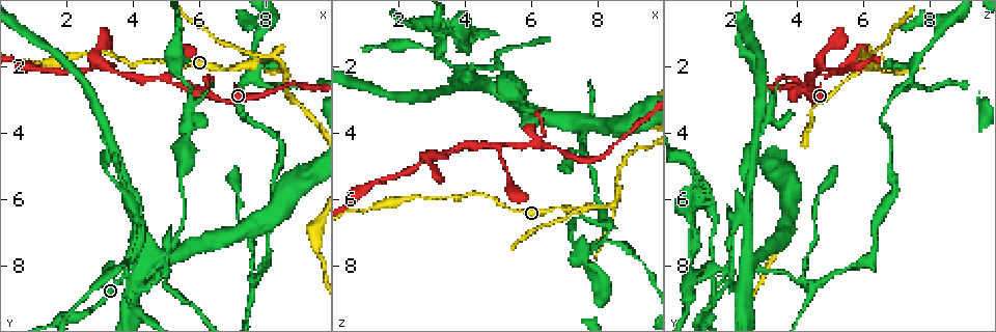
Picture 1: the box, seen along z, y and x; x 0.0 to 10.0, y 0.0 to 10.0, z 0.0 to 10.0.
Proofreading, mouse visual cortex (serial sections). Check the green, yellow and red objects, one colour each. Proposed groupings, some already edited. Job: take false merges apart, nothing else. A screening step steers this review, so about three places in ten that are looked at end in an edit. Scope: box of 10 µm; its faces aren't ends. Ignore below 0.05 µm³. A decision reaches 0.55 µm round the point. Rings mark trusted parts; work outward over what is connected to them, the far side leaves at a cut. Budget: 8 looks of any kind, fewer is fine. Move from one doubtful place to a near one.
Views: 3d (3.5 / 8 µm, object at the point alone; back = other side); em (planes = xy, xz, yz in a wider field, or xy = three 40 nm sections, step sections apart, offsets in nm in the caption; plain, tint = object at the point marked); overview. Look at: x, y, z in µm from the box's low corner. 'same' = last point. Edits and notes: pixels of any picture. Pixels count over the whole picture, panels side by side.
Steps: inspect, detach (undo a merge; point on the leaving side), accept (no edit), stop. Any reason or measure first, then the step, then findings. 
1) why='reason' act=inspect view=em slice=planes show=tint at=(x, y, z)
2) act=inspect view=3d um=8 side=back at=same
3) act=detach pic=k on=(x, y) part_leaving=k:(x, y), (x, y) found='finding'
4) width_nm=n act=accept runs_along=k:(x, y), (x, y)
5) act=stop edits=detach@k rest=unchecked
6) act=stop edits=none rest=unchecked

why='branch point' act=inspect view=3d um=3.5 side=back at=(5.00, 2.35, 4.40)

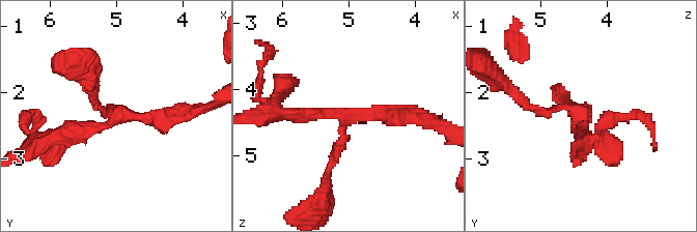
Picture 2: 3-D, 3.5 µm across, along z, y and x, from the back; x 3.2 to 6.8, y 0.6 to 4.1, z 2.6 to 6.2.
act=accept runs_along=2:(51, 137), (114, 117), (188, 111) found='one cell here'

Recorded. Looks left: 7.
why='abrupt turn' act=inspect view=3d um=3.5 at=(3.20, 2.05, 4.70)

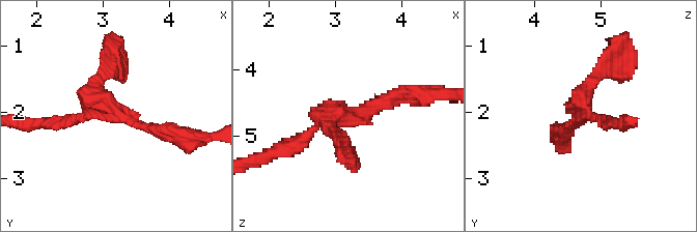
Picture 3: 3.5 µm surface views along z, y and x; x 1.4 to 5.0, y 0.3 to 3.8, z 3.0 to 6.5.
arms=3 arm_widths_nm=150,200,200 act=inspect view=em slice=xy step=2 show=tint at=(3.15, 1.95, 4.70)

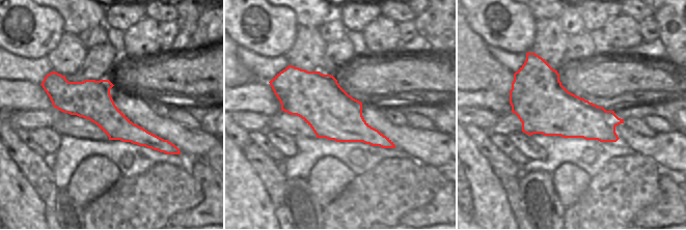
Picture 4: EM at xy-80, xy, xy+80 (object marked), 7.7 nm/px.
act=accept runs_along=3:(405, 94), (332, 118), (284, 147) found='one cell here'

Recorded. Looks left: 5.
act=inspect view=3d um=3.5 at=(7.65, 1.95, 6.35)

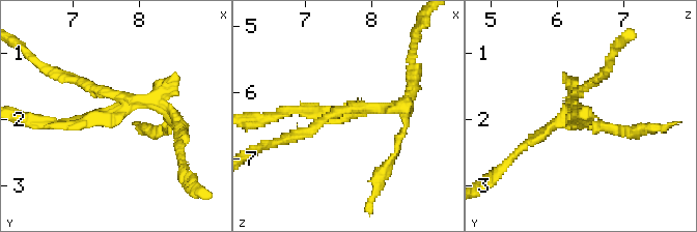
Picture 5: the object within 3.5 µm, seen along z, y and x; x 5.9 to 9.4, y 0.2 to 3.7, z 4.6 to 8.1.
act=inspect view=em slice=xy step=5 show=tint at=(7.65, 1.85, 6.30)

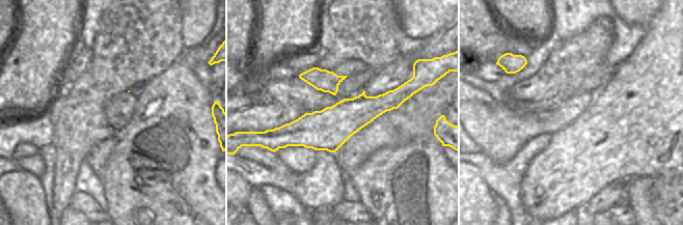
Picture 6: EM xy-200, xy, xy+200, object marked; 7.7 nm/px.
act=detach pic=5 on=(601, 125) part_leaving=5:(132, 99), (158, 99), (179, 147) found='two cells meet here'

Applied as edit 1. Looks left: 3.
act=stop edits=detach@5 rest=unchecked

